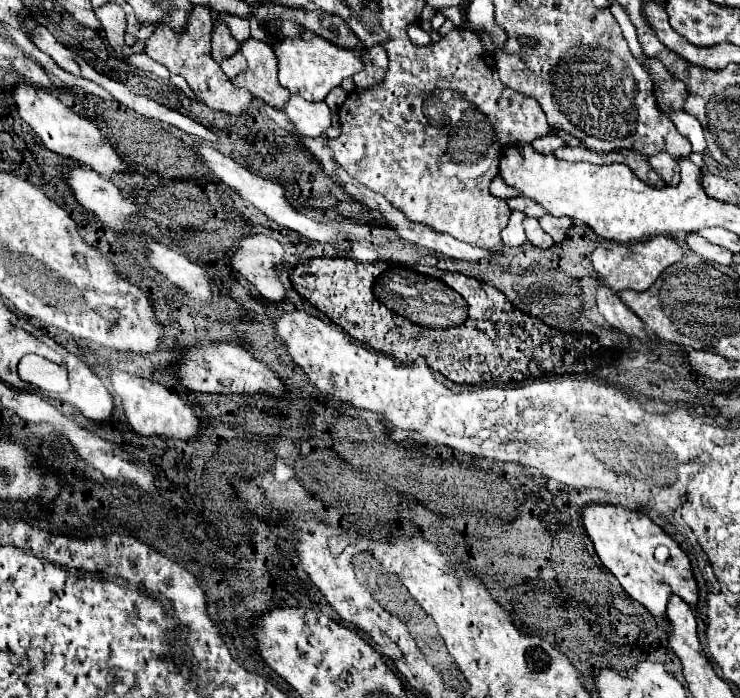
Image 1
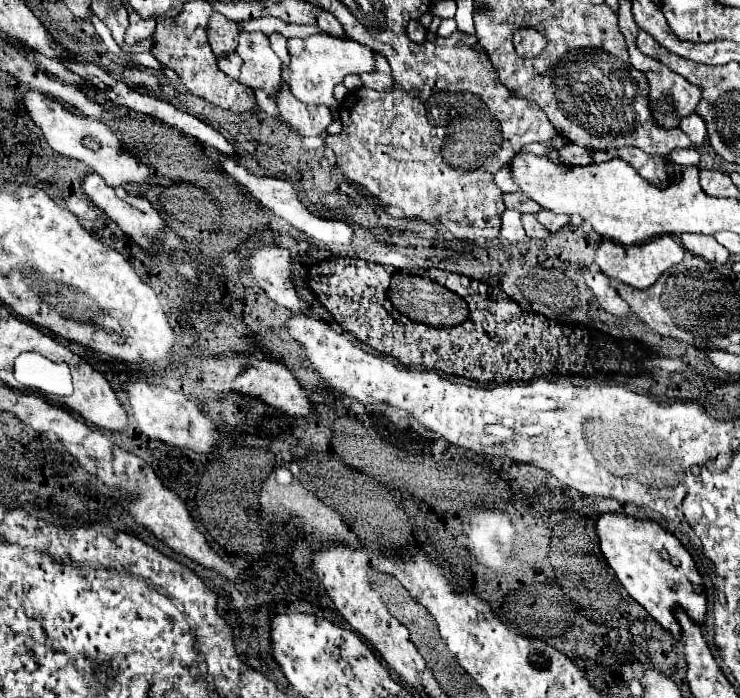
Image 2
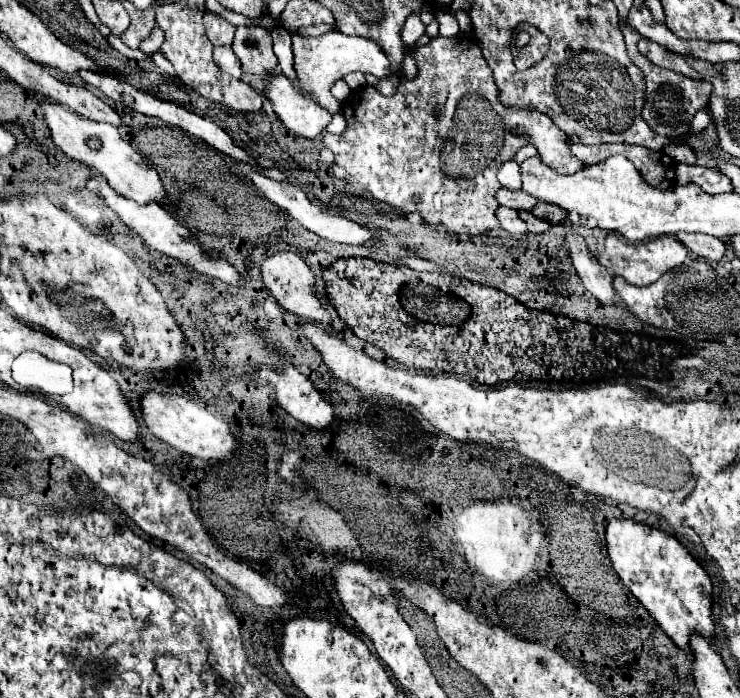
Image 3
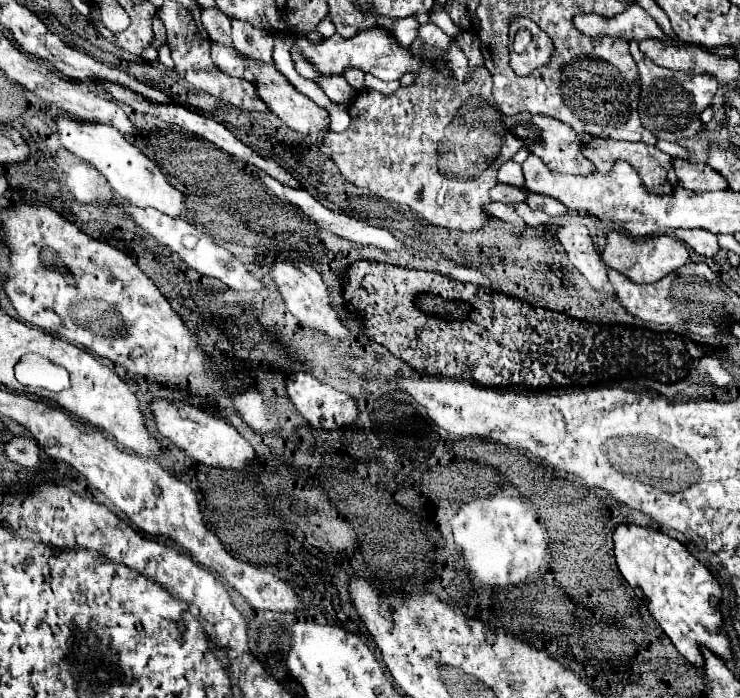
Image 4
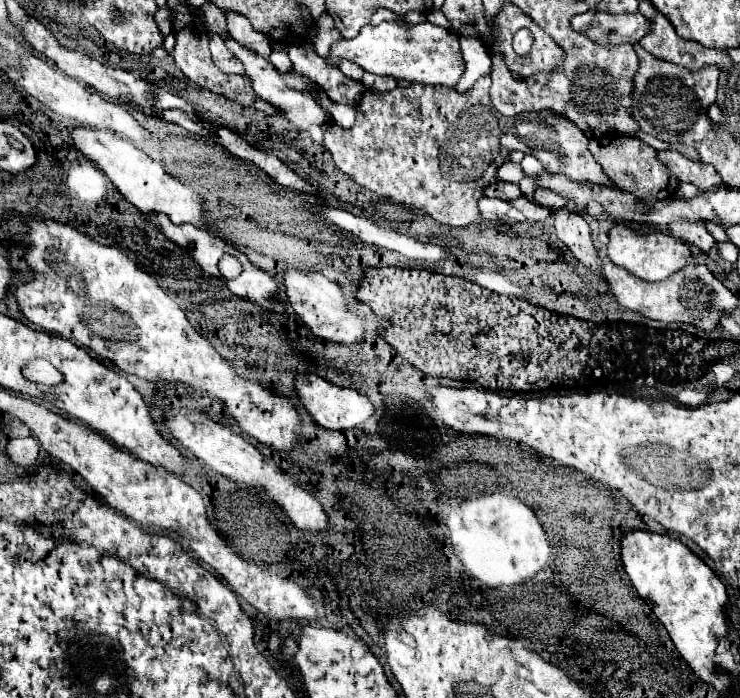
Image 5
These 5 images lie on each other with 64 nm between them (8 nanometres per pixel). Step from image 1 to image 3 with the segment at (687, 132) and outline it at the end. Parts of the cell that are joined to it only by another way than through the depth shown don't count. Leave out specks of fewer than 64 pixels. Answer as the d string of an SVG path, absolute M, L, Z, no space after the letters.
M706 110L696 112L696 118L694 118L692 124L690 124L690 136L698 136L698 134L702 134L702 130L704 130L708 124L710 124L710 116L708 116L708 112L706 112Z

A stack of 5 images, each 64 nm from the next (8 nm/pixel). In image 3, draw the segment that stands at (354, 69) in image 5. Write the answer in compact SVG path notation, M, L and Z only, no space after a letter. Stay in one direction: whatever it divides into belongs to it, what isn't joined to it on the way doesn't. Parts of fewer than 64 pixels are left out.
M352 72L352 74L344 76L344 82L346 82L352 90L360 90L360 88L366 86L366 78L364 78L362 72Z

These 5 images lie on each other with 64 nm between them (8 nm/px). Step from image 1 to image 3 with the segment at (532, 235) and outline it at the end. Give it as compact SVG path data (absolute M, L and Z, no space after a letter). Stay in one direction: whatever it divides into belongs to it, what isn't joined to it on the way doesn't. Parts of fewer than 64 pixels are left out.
M520 212L520 216L526 220L528 232L532 232L532 234L542 234L542 232L548 232L548 228L550 228L548 222L536 218L532 212Z

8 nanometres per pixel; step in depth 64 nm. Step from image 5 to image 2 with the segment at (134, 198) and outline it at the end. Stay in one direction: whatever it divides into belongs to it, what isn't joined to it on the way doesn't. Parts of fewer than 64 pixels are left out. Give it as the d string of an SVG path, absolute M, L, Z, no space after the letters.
M24 90L22 94L22 104L26 114L32 118L32 122L42 130L48 146L68 158L76 158L90 166L96 174L100 174L110 186L126 186L126 184L136 184L136 186L146 186L150 170L146 164L138 162L132 154L122 150L120 140L116 138L114 132L108 130L106 124L92 120L88 116L76 114L62 106L58 100L48 98L40 94L38 90Z

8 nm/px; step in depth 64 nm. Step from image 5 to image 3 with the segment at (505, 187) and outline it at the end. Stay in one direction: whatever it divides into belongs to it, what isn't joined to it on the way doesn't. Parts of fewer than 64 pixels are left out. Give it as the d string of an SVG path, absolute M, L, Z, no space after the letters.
M502 188L496 194L496 198L502 206L514 208L514 210L532 210L536 206L536 198L528 196L524 190L506 190L506 188Z

